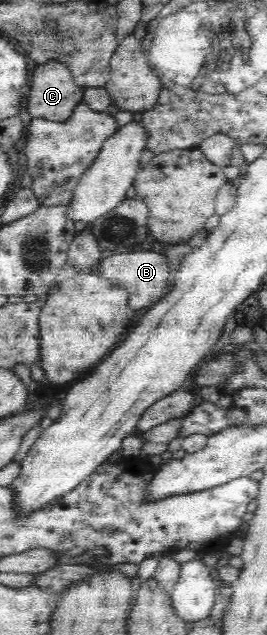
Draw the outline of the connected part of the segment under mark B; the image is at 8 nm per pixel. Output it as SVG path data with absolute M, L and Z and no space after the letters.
M124 252L116 253L101 260L99 269L108 280L122 284L130 292L130 306L132 308L146 308L154 305L168 292L168 276L170 268L162 254L158 252Z

